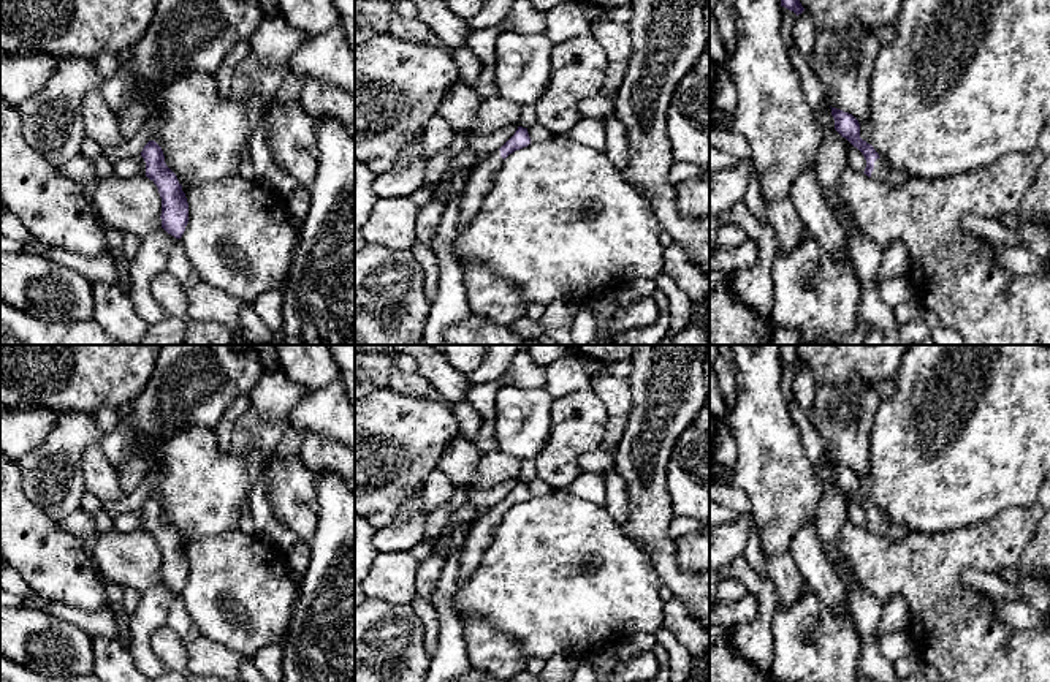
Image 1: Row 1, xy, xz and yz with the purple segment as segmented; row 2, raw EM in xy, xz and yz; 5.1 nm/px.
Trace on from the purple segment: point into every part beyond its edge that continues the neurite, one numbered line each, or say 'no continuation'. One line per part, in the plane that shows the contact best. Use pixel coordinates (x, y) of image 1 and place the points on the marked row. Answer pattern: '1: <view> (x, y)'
1: yz (881, 171)

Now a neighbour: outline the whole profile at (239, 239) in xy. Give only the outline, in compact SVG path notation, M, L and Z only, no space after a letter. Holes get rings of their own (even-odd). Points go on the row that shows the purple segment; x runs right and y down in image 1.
M238 174L187 188L185 198L188 223L181 242L200 280L247 305L287 282L299 233L290 222L280 195Z

